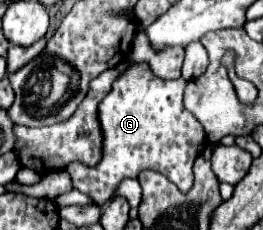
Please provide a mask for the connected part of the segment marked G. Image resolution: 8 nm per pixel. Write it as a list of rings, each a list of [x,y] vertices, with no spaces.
[[[132,64],[132,68],[128,68],[128,72],[120,76],[120,80],[116,80],[110,94],[98,104],[98,122],[100,122],[102,140],[104,140],[102,160],[96,166],[86,166],[80,162],[68,164],[66,170],[72,178],[72,186],[76,190],[84,190],[84,194],[96,206],[104,206],[114,198],[118,184],[124,178],[138,178],[138,174],[148,168],[148,170],[158,170],[168,180],[172,180],[182,192],[188,192],[194,180],[192,164],[202,154],[202,148],[206,146],[206,136],[200,122],[184,108],[184,102],[182,102],[184,88],[186,88],[184,78],[160,80],[158,76],[152,74],[148,64]]]

